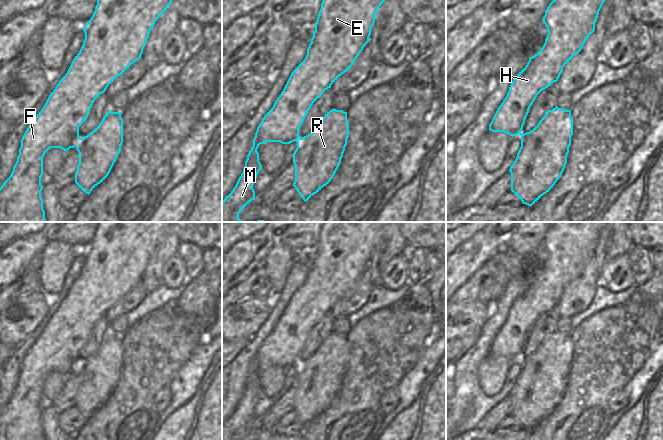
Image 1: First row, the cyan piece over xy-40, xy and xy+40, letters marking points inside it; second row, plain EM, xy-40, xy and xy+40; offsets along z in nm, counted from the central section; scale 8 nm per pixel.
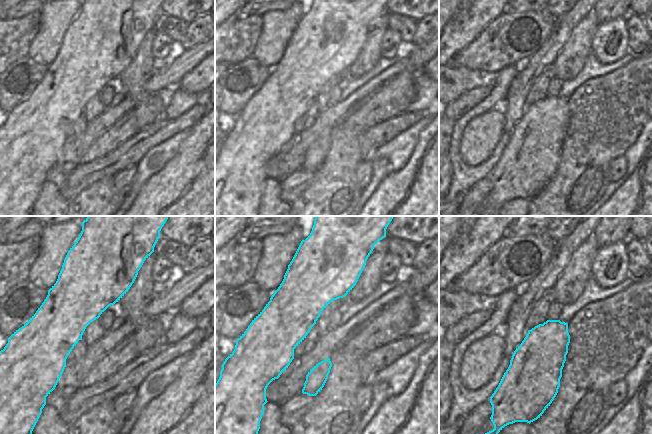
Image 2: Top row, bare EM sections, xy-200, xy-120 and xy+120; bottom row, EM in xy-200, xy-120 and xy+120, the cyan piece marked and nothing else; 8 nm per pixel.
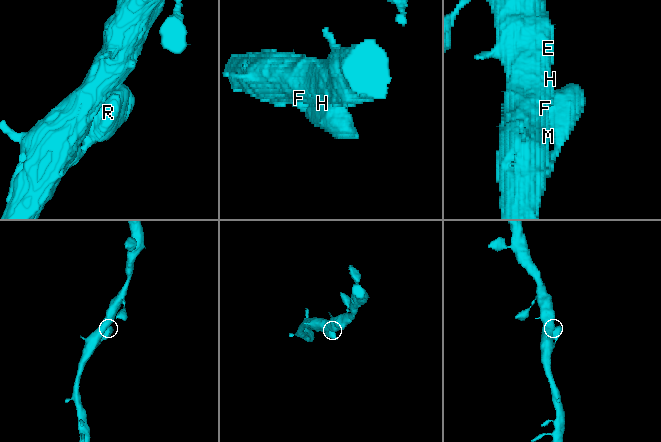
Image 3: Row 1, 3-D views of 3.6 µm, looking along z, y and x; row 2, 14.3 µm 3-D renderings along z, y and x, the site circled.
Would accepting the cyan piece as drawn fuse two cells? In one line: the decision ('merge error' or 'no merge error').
no merge error

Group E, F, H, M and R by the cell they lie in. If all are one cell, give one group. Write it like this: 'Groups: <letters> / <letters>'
Groups: E F H M R.

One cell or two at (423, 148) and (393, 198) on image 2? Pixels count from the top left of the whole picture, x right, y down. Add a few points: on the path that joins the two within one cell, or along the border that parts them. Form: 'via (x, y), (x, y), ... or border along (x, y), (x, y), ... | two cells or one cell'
via (417, 160), (412, 178), (405, 186) | one cell

